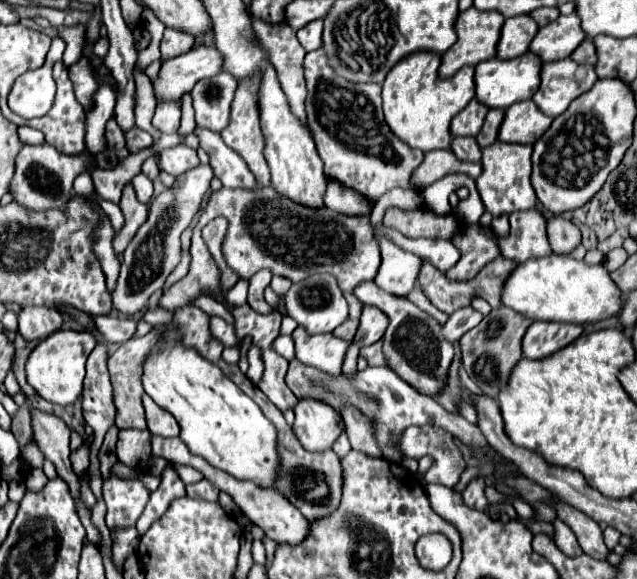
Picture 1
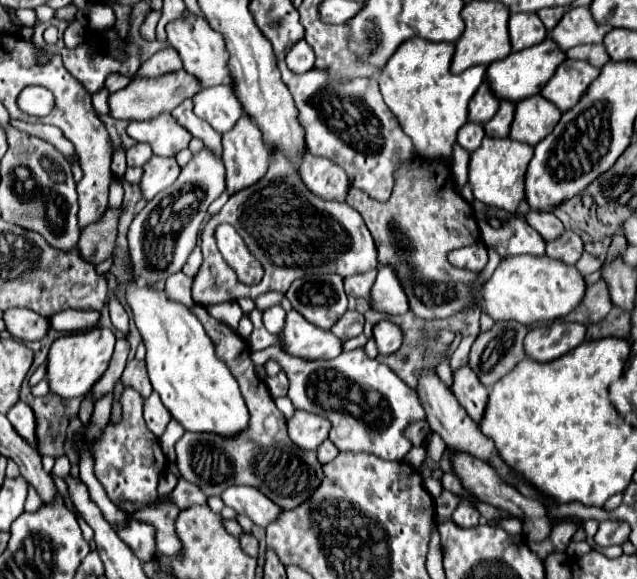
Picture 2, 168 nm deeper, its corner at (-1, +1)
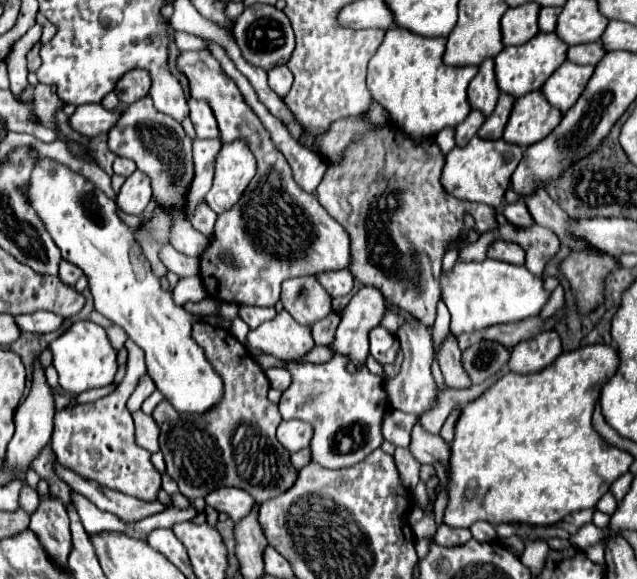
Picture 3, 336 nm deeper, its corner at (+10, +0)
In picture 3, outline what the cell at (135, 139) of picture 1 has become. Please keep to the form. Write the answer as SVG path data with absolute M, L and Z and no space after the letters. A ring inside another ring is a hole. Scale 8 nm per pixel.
M116 158L114 160L114 174L128 178L134 170L136 170L136 164L132 160L128 160L128 158Z

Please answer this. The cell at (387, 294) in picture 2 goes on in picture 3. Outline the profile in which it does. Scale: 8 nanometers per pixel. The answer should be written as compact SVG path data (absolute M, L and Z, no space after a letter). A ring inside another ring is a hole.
M362 286L342 310L342 322L336 330L332 350L350 358L348 368L356 370L368 356L368 332L380 324L388 304L380 290L374 286Z

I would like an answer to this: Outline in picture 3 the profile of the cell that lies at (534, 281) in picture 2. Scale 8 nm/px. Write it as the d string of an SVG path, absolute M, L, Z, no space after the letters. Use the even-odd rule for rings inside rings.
M484 260L470 264L456 262L448 276L442 274L442 298L452 314L450 330L458 336L462 332L476 332L494 324L520 322L528 316L538 316L550 300L550 292L544 288L544 278L532 274L526 266Z

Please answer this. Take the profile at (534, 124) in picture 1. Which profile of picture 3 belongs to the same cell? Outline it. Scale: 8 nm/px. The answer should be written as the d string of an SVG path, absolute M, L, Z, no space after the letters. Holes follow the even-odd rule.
M530 92L516 100L512 118L504 128L504 140L522 148L546 138L562 120L562 112L546 102L542 92Z

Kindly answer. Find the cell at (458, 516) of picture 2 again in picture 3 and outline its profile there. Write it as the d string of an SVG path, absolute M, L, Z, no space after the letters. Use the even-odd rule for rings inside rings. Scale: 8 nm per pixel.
M444 522L438 526L438 532L434 536L440 546L458 546L464 544L468 538L472 538L470 530L452 530L452 526L444 526Z

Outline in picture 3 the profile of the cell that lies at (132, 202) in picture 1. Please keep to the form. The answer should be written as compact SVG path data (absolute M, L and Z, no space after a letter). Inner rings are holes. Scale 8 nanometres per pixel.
M60 262L60 280L74 286L76 280L82 276L82 270L78 266L72 266L72 262Z

